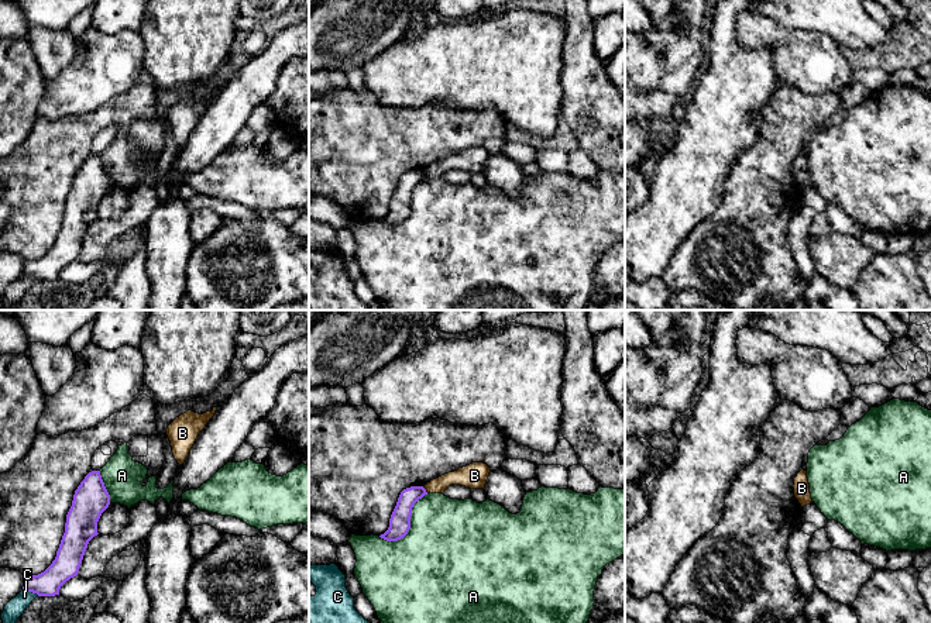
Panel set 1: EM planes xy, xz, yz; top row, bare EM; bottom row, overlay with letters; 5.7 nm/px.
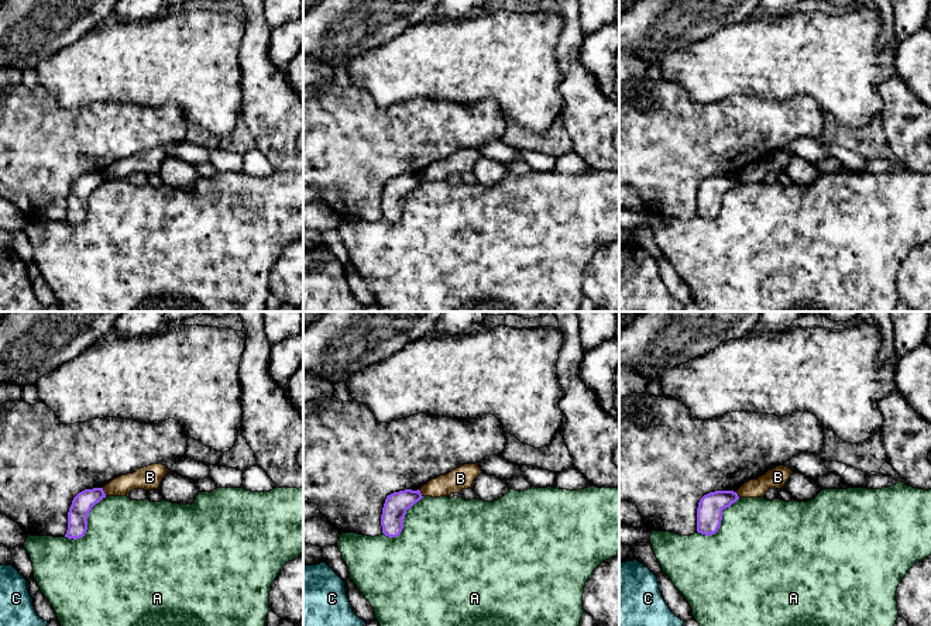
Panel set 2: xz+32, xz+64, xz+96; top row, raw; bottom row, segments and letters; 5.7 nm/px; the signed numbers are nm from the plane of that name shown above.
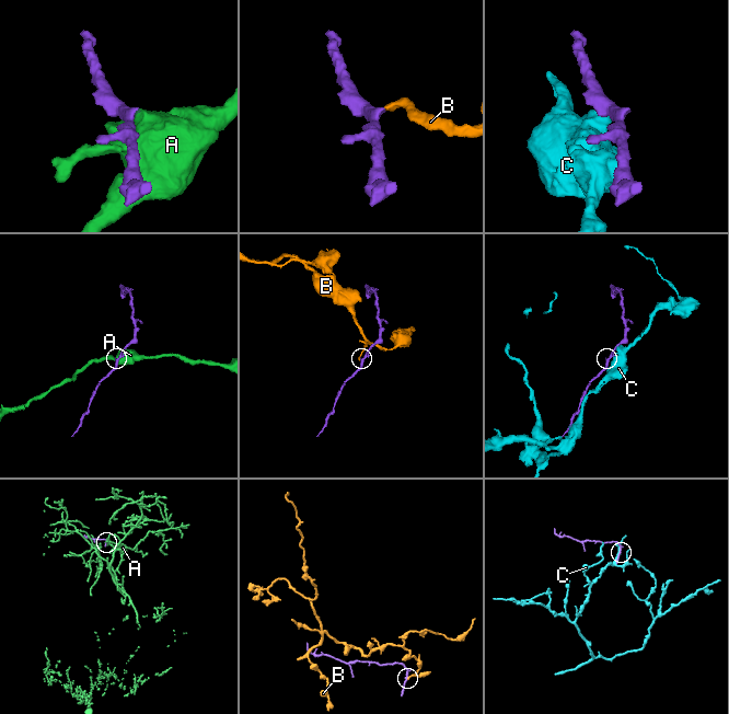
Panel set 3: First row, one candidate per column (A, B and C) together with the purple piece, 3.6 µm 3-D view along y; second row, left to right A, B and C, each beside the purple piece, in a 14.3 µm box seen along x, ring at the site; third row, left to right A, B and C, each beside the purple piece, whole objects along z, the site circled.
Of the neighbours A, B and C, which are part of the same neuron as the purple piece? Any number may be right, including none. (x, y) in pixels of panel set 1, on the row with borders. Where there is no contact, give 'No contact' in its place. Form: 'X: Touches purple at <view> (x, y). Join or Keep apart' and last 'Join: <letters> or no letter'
A: Touches purple at xz (409, 526). Keep apart
B: Touches purple at xz (425, 489). Keep apart
C: Touches purple at xy (31, 591). Keep apart
Join: no letter

